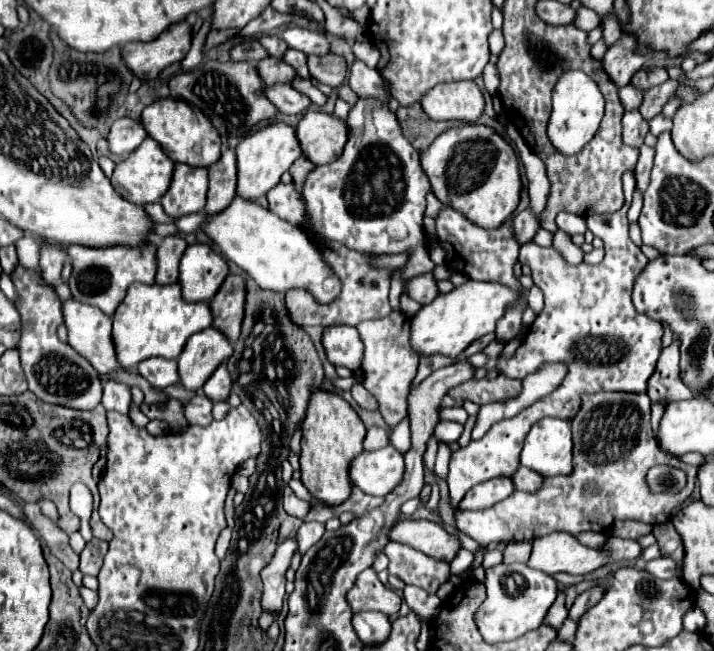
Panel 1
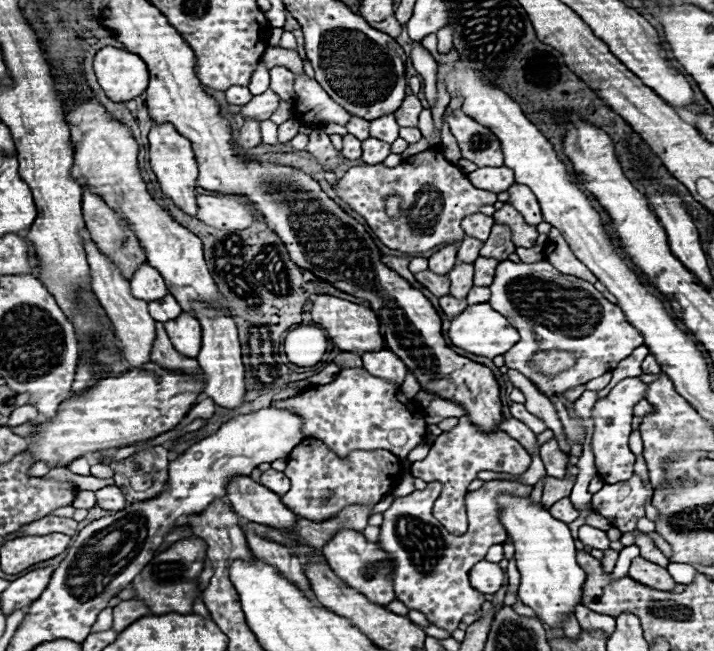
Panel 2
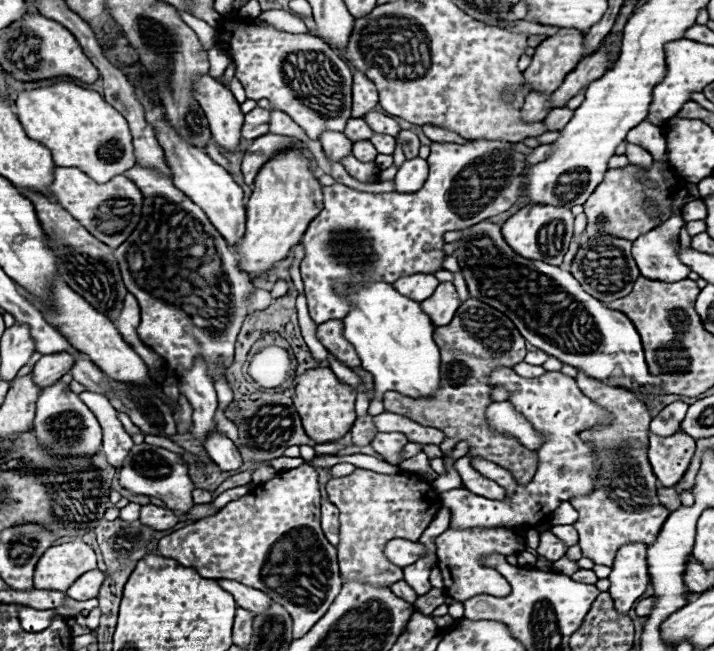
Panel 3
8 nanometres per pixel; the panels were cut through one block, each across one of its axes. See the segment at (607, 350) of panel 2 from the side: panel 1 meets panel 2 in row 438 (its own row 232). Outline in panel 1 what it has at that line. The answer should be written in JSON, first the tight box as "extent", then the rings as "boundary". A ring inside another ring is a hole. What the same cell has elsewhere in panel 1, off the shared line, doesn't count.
{"extent":[556,212,586,234],"boundary":[[[560,212],[556,216],[556,224],[560,230],[564,230],[566,234],[584,234],[586,232],[586,220],[578,214],[568,214],[568,212]]]}

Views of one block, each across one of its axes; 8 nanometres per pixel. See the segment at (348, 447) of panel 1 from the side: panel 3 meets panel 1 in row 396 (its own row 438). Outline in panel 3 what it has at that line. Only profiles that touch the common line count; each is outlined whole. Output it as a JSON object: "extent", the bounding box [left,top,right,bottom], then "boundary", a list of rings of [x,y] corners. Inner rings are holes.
{"extent":[292,368,356,444],"boundary":[[[314,368],[308,370],[304,376],[298,376],[294,386],[294,396],[292,396],[294,408],[302,418],[302,426],[316,444],[336,442],[350,432],[356,420],[354,400],[356,400],[356,392],[346,384],[338,382],[338,378],[330,368]]]}

